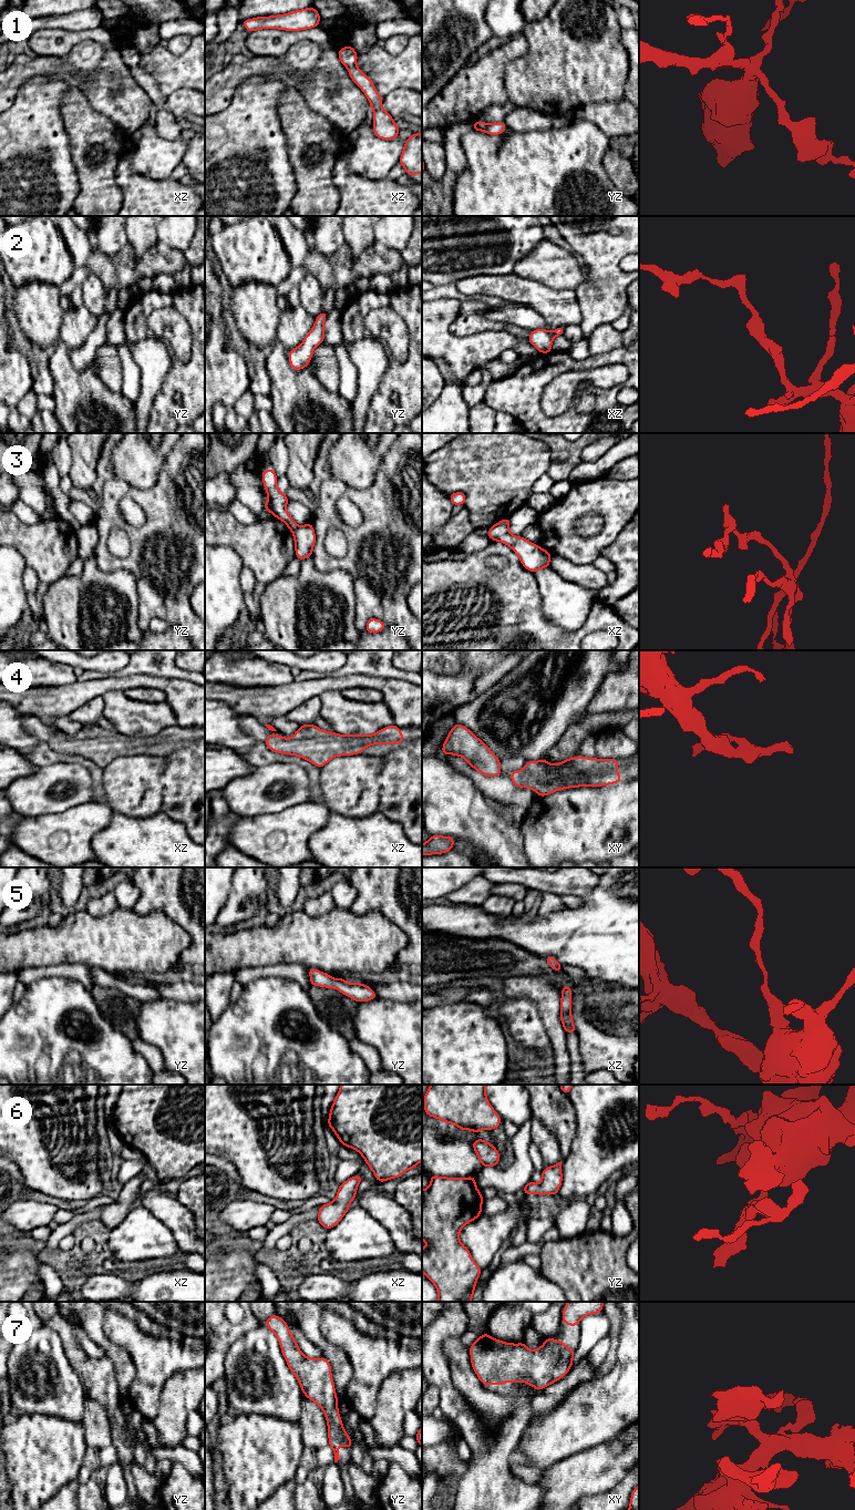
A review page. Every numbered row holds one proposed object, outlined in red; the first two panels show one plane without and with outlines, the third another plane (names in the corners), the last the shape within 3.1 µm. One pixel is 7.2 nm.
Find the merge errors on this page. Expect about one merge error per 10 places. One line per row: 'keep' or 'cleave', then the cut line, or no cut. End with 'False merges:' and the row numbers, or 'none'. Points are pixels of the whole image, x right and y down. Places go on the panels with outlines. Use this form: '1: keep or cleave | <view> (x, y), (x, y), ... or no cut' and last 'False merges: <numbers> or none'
1: keep | no cut
2: keep | no cut
3: keep | no cut
4: keep | no cut
5: keep | no cut
6: keep | no cut
7: keep | no cut
False merges: none

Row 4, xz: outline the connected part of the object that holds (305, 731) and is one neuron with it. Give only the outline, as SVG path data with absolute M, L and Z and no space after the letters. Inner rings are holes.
M394 723L373 735L338 735L327 732L315 725L301 725L291 738L270 735L264 742L277 752L303 758L319 769L332 758L362 753L372 744L395 744L404 741Z

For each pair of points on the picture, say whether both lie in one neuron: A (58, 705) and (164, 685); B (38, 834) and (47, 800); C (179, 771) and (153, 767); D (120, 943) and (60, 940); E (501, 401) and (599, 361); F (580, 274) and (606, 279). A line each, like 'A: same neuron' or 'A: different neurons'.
A: same neuron
B: different neurons
C: different neurons
D: same neuron
E: same neuron
F: different neurons

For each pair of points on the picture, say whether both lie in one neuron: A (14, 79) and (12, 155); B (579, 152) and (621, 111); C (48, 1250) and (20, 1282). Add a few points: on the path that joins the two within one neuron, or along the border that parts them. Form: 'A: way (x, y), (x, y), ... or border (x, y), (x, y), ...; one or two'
A: border (28, 81), (20, 88), (11, 105); two
B: border (577, 120), (591, 121), (614, 142); two
C: way (39, 1253), (20, 1273); one

